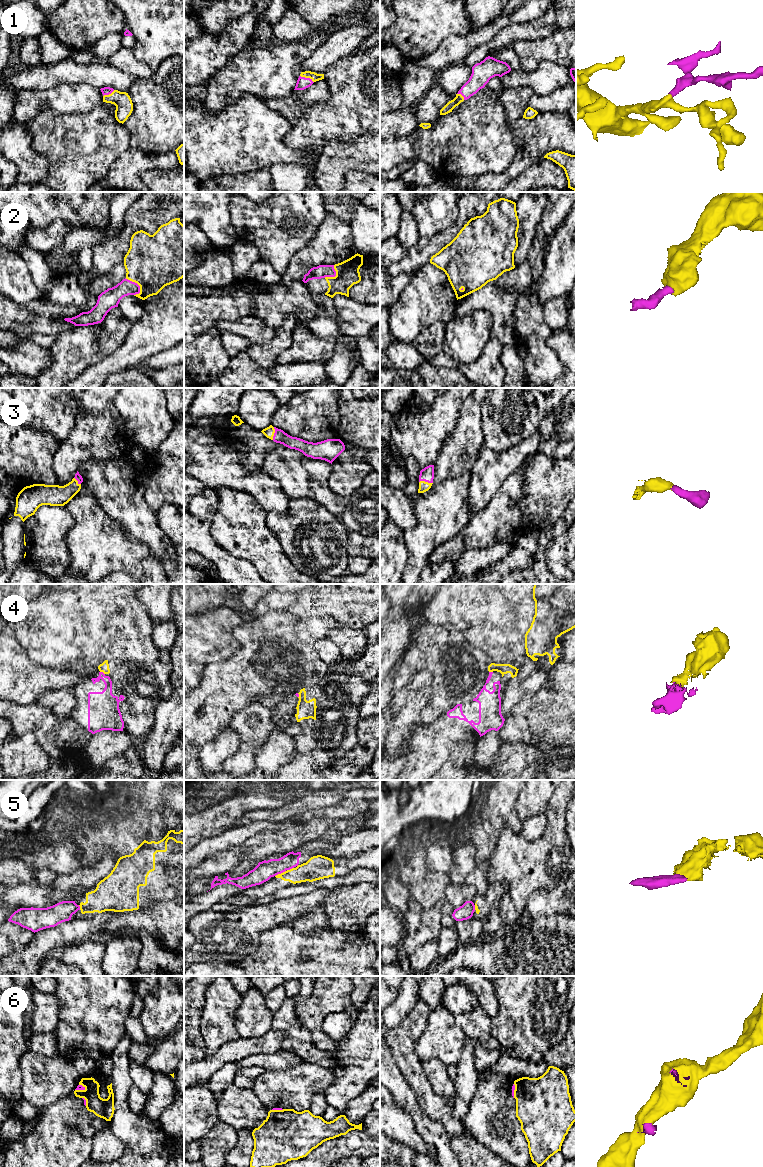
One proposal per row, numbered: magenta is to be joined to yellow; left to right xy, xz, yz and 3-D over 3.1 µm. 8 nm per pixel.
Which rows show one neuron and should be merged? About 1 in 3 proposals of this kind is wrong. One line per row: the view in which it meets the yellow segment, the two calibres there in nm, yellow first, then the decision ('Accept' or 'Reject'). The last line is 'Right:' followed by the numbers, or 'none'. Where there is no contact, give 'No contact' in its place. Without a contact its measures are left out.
1: Touches yellow in xz. Thickness 70 nm (yellow) against 100 nm. Accept
2: Touches yellow in xy. Thickness 440 nm (yellow) against 160 nm. Accept
3: Touches yellow in yz. Thickness 80 nm (yellow) against 110 nm. Accept
4: Touches yellow in xy. Thickness 80 nm (yellow) against 180 nm. Reject
5: Touches yellow in xz. Thickness 170 nm (yellow) against 150 nm. Reject
6: Touches yellow in xy. Thickness 160 nm (yellow) against 50 nm. Reject
Right: 1, 2, 3

